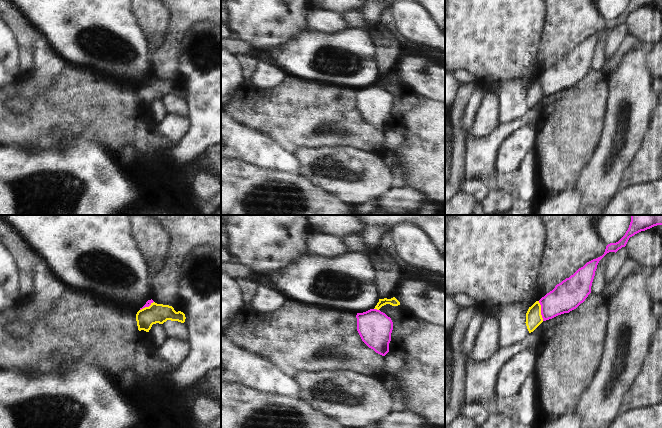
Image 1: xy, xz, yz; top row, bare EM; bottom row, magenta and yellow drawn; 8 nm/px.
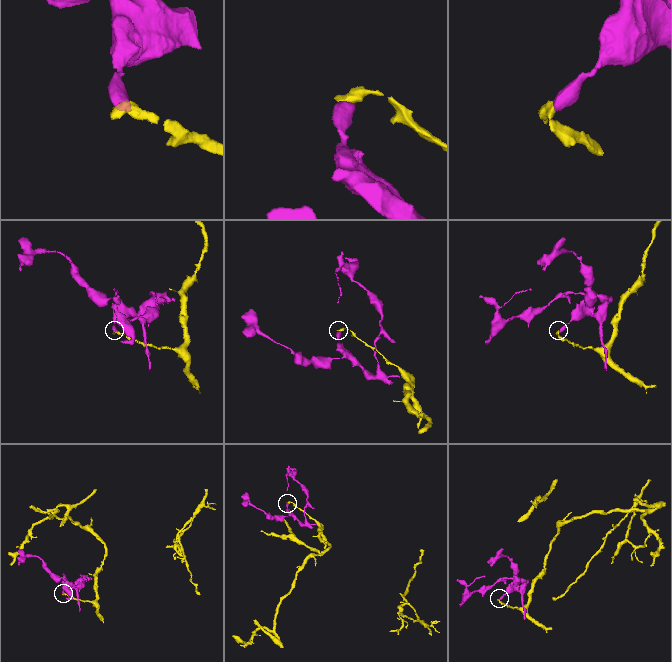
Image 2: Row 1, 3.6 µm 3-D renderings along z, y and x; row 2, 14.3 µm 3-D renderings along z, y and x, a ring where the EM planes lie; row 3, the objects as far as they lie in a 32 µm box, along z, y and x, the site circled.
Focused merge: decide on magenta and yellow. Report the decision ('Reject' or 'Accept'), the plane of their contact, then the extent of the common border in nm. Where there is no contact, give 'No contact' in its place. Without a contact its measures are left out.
Reject. Touches magenta in yz. Shared border 170 nm

